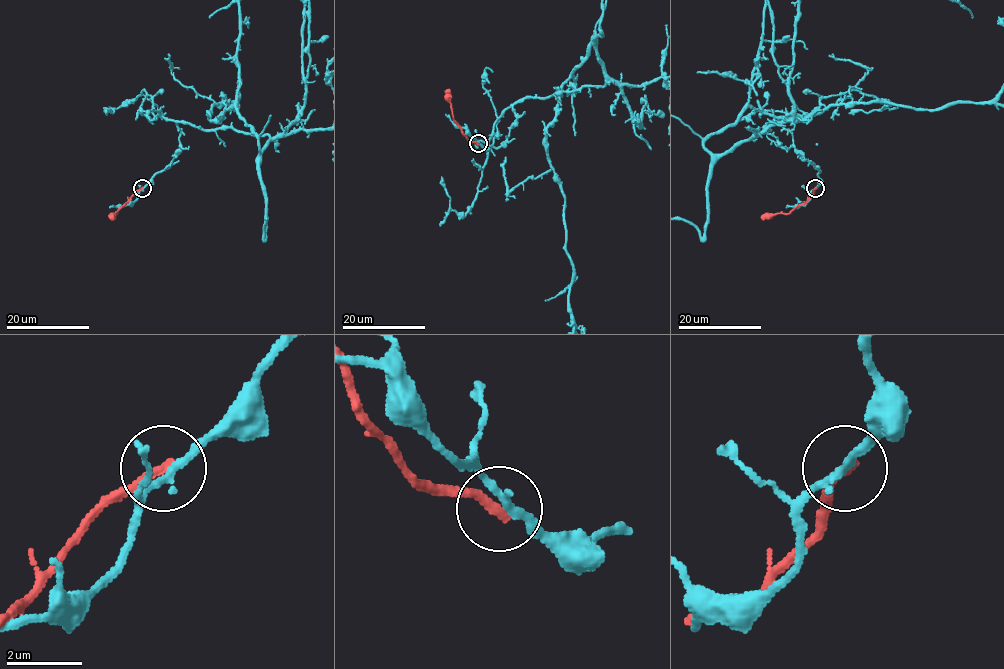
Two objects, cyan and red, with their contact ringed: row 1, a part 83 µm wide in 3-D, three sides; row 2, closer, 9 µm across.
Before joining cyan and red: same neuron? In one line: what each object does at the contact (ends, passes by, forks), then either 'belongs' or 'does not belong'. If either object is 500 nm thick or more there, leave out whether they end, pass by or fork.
cyan passes by; red ends; does not belong

